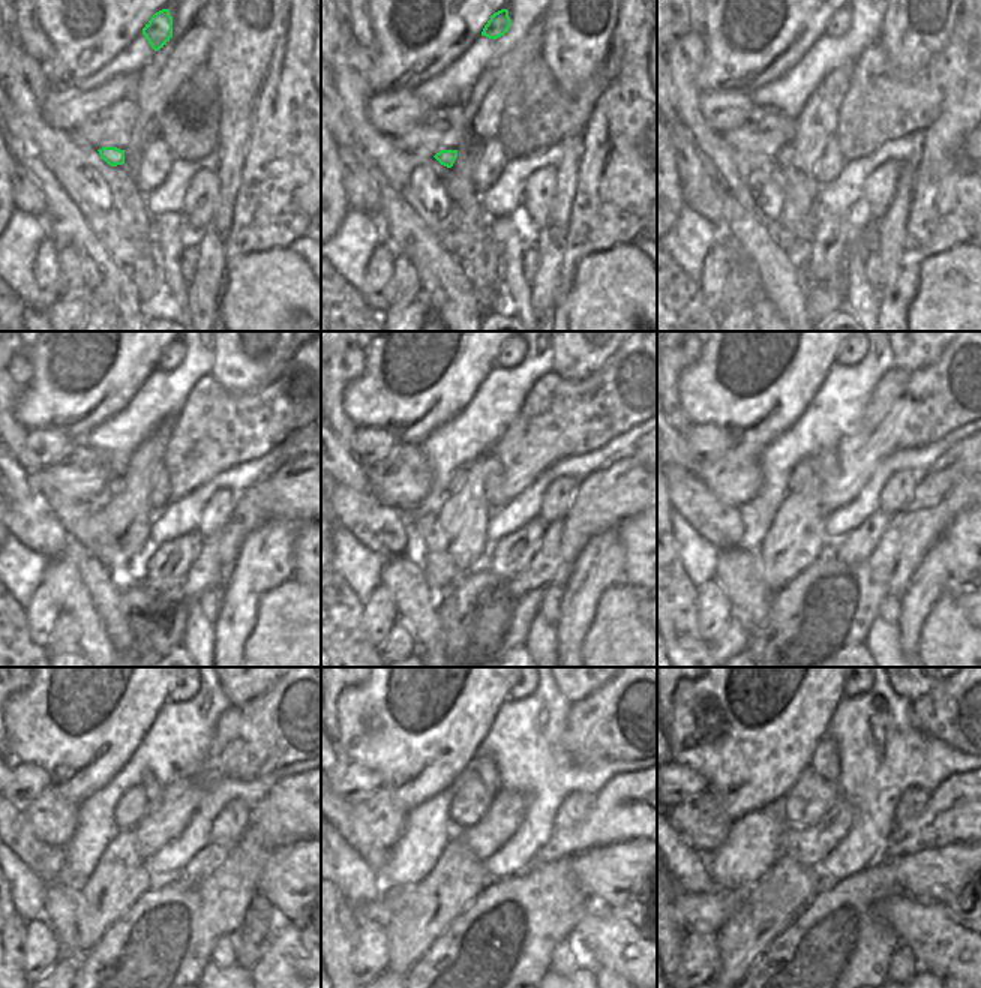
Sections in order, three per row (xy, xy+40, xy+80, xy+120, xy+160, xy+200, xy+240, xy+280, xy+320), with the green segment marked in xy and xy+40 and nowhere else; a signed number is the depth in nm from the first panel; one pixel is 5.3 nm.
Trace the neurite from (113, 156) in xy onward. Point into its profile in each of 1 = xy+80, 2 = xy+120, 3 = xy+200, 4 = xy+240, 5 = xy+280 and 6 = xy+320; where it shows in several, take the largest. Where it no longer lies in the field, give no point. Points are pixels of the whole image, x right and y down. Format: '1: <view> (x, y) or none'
1: xy+80 (783, 158)
2: xy+120 (114, 488)
3: xy+200 (804, 470)
4: xy+240 (132, 805)
5: xy+280 (473, 799)
6: xy+320 (810, 798)

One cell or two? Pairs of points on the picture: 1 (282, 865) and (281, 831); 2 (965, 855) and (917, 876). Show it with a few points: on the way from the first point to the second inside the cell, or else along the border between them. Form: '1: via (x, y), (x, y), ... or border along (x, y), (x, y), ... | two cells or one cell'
1: border along (305, 838), (275, 849) | two cells
2: via (953, 867), (944, 876), (929, 876) | one cell

